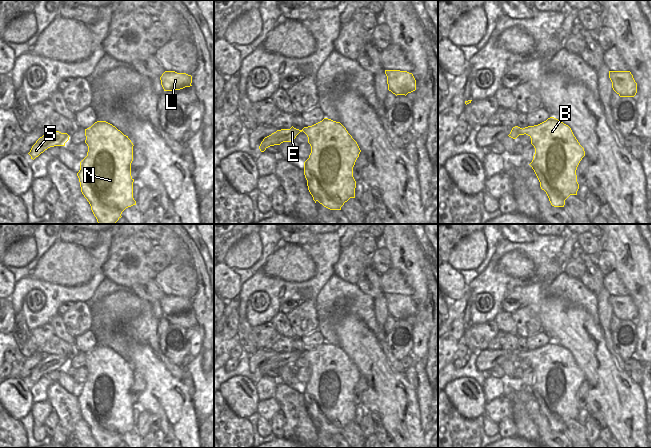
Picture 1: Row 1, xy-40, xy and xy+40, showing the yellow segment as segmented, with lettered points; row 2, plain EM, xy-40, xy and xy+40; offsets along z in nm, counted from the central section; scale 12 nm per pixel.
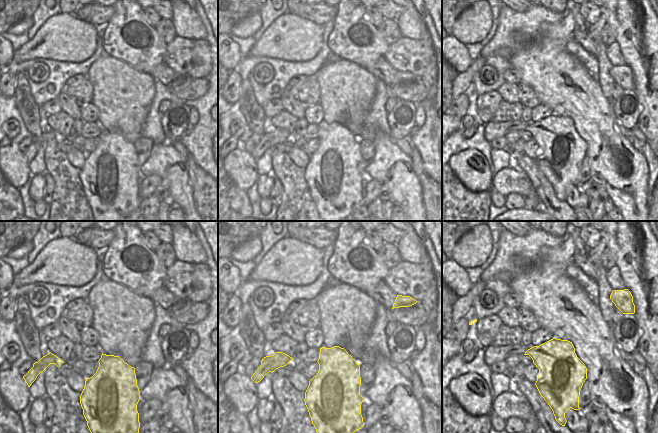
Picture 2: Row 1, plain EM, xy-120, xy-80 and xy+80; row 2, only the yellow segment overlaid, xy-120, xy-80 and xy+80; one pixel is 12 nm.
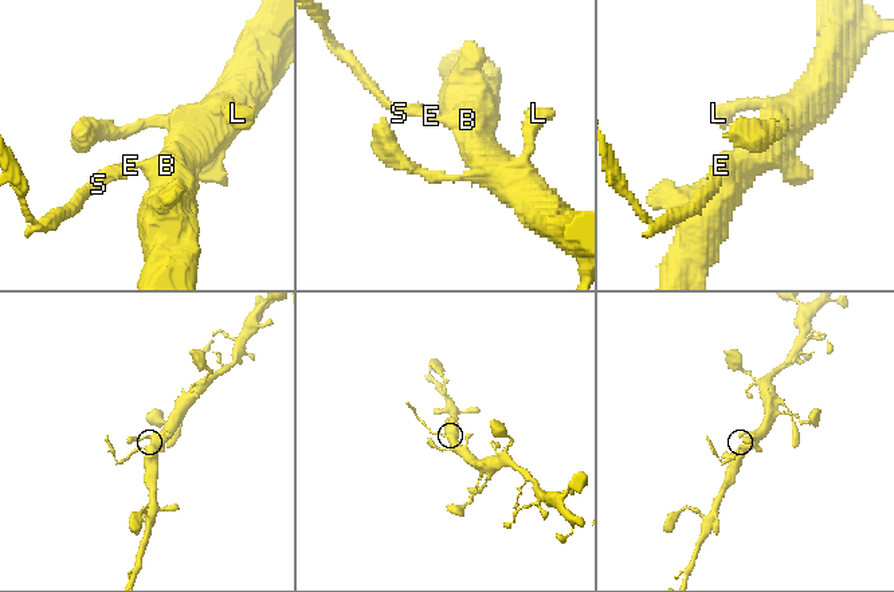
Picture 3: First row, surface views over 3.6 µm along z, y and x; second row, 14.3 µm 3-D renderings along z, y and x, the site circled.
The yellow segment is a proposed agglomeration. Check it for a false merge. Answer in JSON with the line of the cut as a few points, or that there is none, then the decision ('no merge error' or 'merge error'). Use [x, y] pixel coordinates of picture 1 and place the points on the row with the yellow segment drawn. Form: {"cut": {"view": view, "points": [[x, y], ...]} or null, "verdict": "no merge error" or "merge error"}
{"cut": {"view": "xy+40", "points": [[521, 128], [519, 134]]}, "verdict": "merge error"}

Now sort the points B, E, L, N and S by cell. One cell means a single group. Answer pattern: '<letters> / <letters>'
B L N / E S

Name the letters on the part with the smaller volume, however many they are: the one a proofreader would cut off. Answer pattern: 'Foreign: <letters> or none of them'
Foreign: E, S

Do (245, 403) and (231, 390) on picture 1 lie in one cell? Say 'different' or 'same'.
same

